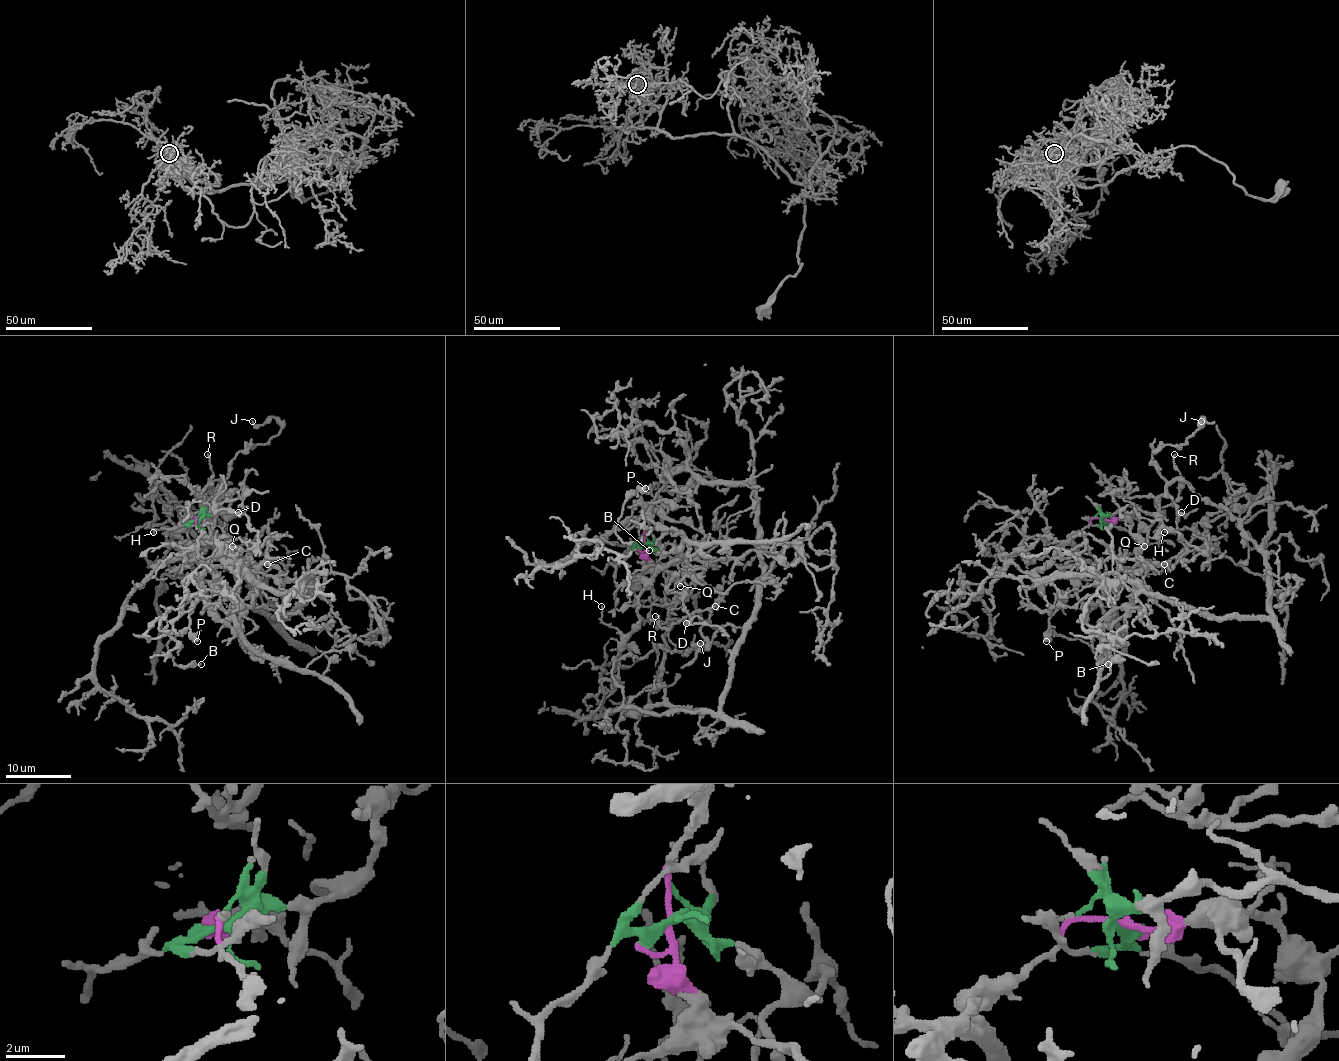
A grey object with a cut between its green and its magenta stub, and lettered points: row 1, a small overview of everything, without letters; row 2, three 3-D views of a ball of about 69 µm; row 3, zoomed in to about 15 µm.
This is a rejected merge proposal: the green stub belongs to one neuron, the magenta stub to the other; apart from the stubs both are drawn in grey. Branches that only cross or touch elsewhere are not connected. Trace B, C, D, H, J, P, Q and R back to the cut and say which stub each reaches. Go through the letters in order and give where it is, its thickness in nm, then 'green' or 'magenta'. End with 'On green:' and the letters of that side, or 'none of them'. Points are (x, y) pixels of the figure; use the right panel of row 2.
B: at (1108, 664); 100 nm thick; magenta
C: at (1164, 564); 200 nm thick; green
D: at (1181, 512); 360 nm thick; green
H: at (1164, 532); 90 nm thick; magenta
J: at (1201, 421); 280 nm thick; green
P: at (1046, 641); 550 nm thick; magenta
Q: at (1144, 546); 550 nm thick; magenta
R: at (1174, 454); 160 nm thick; green
On green: C, D, J, R

